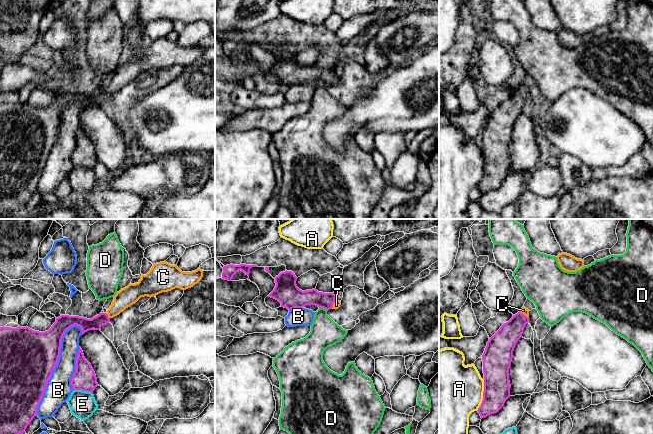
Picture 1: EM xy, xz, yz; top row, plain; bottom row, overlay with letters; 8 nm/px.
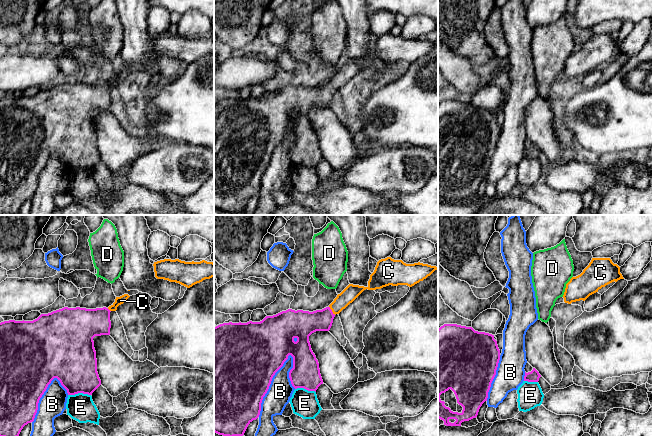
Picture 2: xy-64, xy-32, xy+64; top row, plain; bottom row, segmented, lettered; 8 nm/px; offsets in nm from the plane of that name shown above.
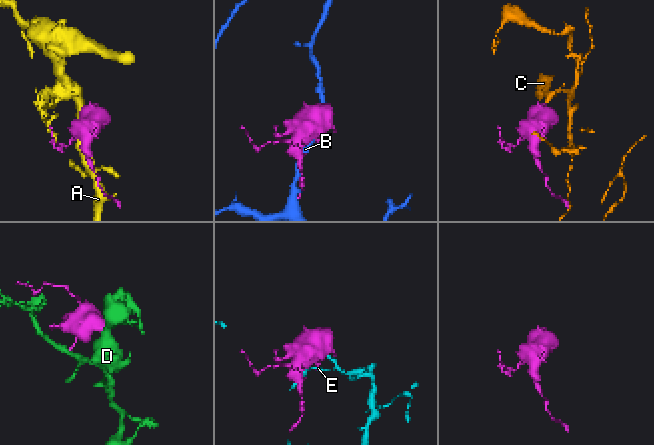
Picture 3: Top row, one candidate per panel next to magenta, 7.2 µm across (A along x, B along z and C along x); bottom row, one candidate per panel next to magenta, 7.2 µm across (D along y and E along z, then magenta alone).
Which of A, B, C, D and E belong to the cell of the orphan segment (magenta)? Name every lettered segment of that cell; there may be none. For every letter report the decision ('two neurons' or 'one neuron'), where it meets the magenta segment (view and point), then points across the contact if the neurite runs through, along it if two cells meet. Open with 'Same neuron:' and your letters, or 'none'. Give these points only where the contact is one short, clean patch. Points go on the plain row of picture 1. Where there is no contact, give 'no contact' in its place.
Same neuron: C
A: two neurons | yz (483, 172)
B: two neurons | xy (55, 142)
C: one neuron | xy (107, 92) | across xy (96, 98), (107, 92), (129, 71)
D: two neurons | xz (323, 83) | along xz (319, 83), (323, 83), (326, 86)
E: two neurons | xy (83, 166)

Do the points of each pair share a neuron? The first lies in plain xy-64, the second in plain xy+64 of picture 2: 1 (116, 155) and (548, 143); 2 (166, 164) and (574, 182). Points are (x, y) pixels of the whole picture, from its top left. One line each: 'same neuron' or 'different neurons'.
1: same neuron
2: same neuron

